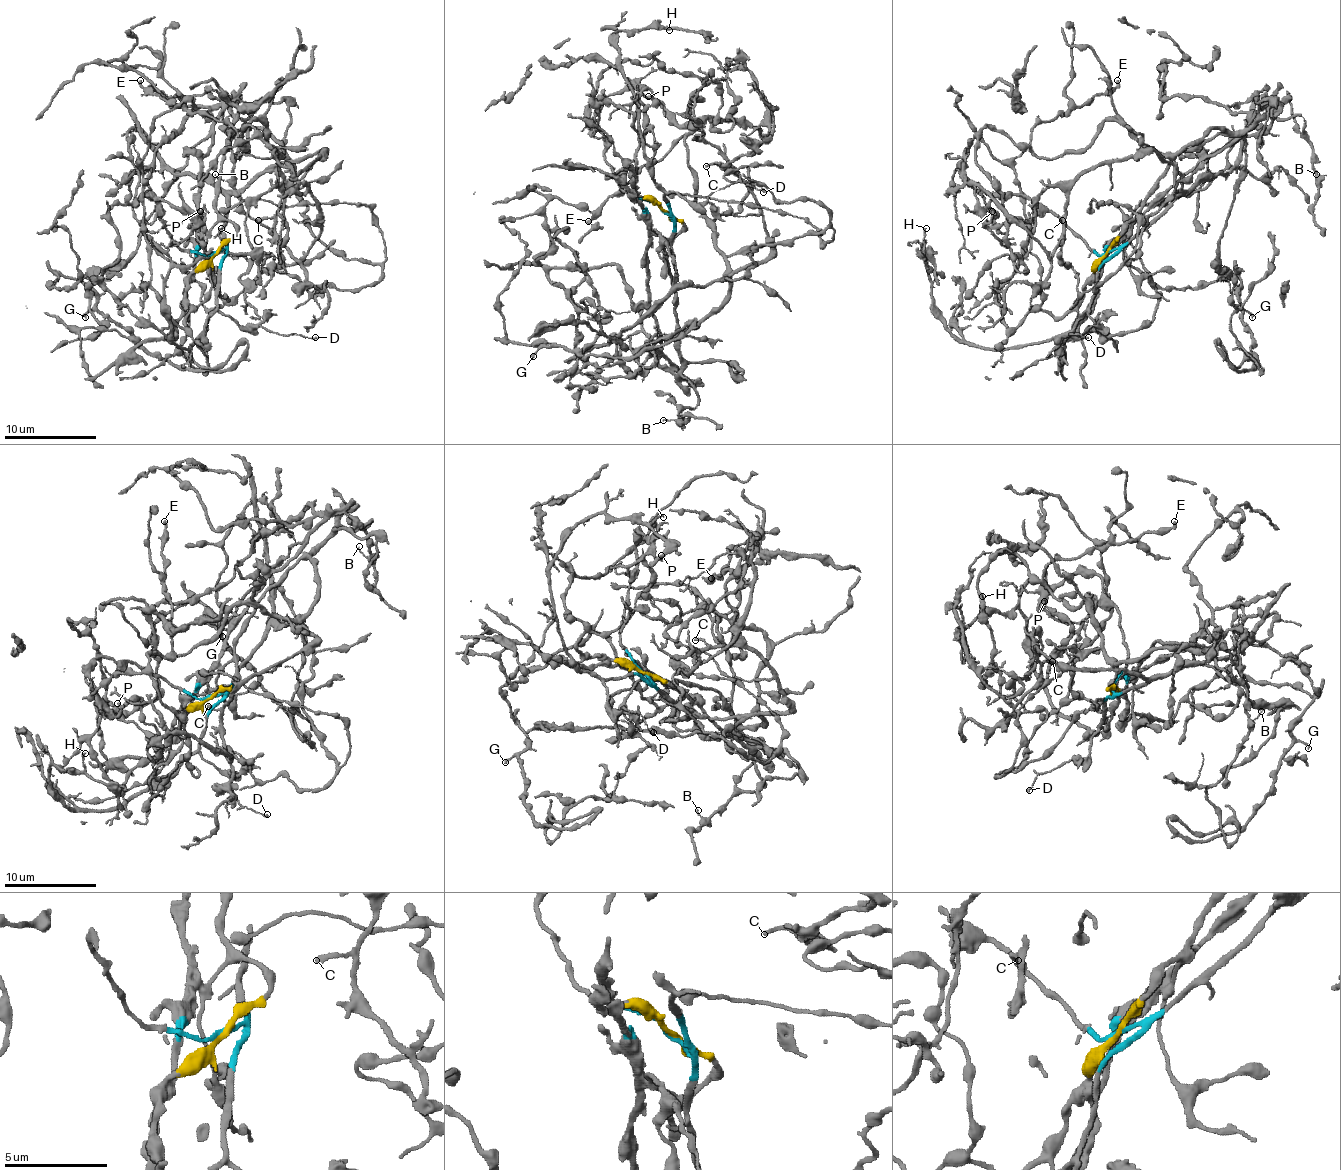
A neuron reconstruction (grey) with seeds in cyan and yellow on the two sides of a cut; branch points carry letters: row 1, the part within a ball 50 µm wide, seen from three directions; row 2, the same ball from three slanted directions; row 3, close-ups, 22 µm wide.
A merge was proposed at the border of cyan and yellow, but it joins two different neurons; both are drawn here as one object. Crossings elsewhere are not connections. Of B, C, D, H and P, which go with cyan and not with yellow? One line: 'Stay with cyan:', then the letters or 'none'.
Stay with cyan: C, D, H, P

